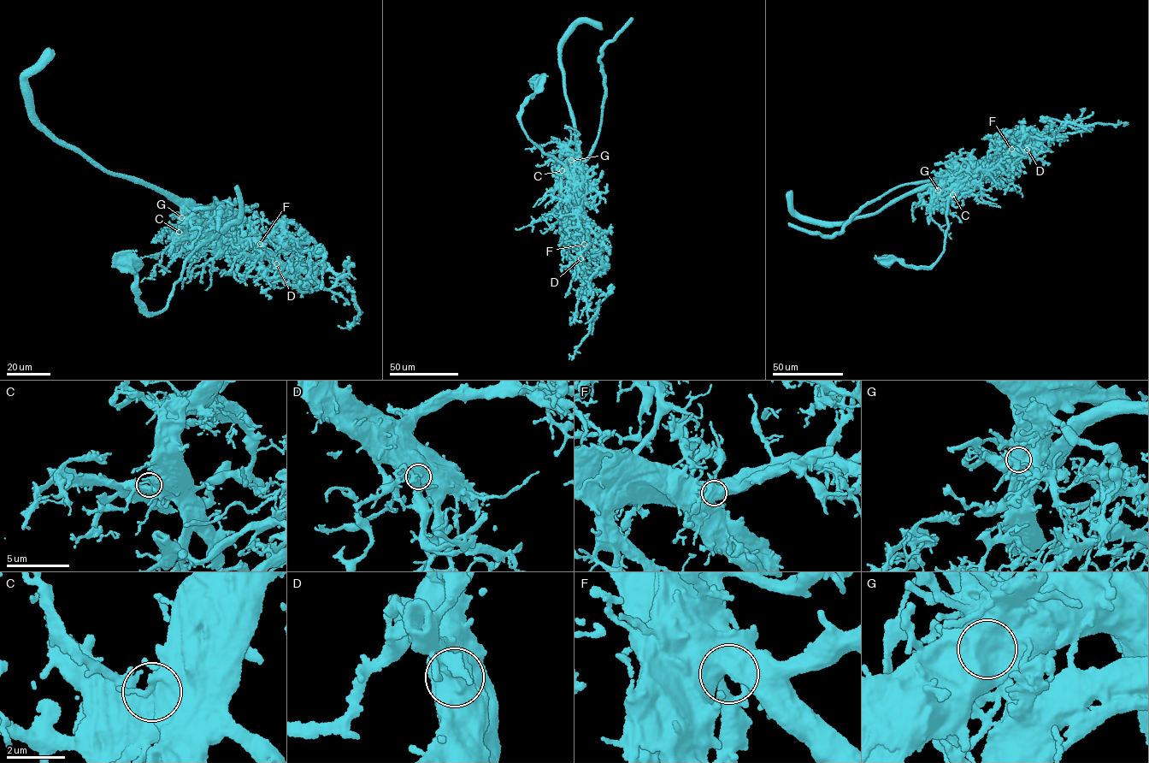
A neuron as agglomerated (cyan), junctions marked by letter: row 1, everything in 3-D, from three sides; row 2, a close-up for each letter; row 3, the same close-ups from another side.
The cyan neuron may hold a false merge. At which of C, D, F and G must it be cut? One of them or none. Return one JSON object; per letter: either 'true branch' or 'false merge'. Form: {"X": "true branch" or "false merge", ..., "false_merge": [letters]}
{"C": "true branch", "D": "true branch", "F": "true branch", "G": "false merge", "false_merge": ["G"]}

